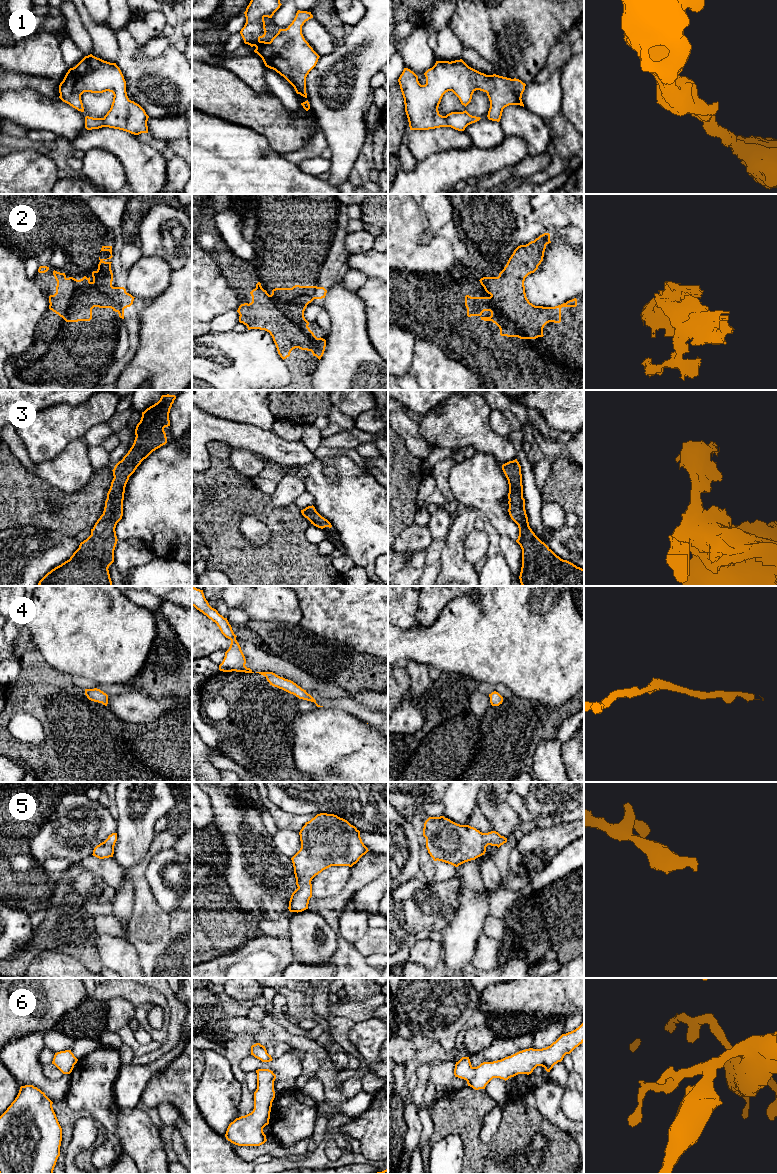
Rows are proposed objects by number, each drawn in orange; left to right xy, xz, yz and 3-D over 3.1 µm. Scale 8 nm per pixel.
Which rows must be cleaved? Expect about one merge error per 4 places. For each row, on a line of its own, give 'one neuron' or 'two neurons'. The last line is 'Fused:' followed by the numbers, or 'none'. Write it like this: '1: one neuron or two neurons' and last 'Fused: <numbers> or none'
1: one neuron
2: one neuron
3: one neuron
4: one neuron
5: one neuron
6: one neuron
Fused: none

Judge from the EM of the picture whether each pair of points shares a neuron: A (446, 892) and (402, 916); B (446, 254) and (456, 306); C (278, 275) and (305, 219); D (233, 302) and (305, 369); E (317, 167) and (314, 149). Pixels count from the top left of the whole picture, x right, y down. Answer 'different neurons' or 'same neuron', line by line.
A: same neuron
B: different neurons
C: same neuron
D: different neurons
E: different neurons

